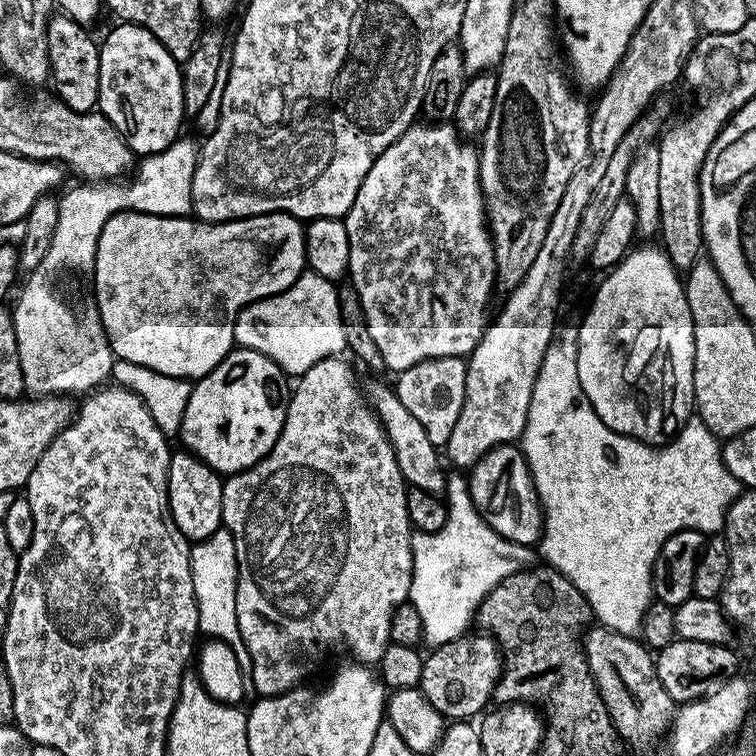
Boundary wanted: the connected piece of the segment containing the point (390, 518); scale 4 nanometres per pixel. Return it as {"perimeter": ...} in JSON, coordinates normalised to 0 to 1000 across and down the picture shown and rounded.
{"perimeter":[[[438,471],[405,489],[389,508],[389,517],[381,526],[378,558],[368,585],[348,603],[335,619],[323,624],[308,624],[296,635],[294,648],[295,697],[310,712],[312,724],[312,811],[315,833],[320,839],[323,862],[333,872],[331,878],[331,905],[339,909],[339,921],[372,921],[386,910],[401,906],[407,888],[423,873],[433,857],[439,857],[444,847],[451,847],[466,861],[464,872],[483,881],[501,880],[505,865],[511,865],[516,851],[516,823],[521,807],[540,794],[545,774],[545,692],[540,688],[540,646],[534,628],[526,622],[526,606],[516,590],[503,556],[487,533],[479,508],[471,504],[471,492],[450,471]]]}

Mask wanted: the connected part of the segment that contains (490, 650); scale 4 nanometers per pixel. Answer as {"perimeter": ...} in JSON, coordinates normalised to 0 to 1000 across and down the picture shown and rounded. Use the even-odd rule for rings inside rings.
{"perimeter":[[[615,839],[607,841],[604,847],[578,852],[570,858],[571,864],[561,868],[556,917],[563,923],[563,929],[569,929],[569,934],[574,934],[574,939],[579,939],[579,944],[585,944],[593,955],[619,955],[634,948],[647,935],[656,914],[656,902],[661,898],[664,869],[656,848],[644,839],[624,840]]]}

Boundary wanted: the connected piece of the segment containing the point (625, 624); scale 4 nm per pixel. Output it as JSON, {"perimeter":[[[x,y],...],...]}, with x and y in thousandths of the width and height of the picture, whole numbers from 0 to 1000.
{"perimeter":[[[757,431],[742,433],[737,438],[730,456],[722,463],[722,471],[717,474],[717,484],[706,505],[706,521],[701,526],[701,542],[690,557],[690,566],[693,566],[690,597],[698,608],[698,619],[704,623],[704,636],[710,653],[714,655],[714,669],[720,675],[720,706],[714,712],[712,729],[725,739],[721,742],[729,750],[737,751],[745,762],[750,762],[754,770],[759,770],[759,775],[775,791],[775,796],[783,803],[787,819],[795,827],[823,840],[840,843],[848,835],[857,800],[865,794],[862,745],[870,738],[881,712],[909,698],[917,698],[933,706],[951,705],[956,700],[964,669],[979,657],[981,642],[976,638],[976,632],[971,632],[971,627],[966,627],[966,622],[960,622],[954,583],[923,553],[911,554],[910,560],[877,590],[851,587],[847,582],[836,581],[835,577],[824,577],[807,569],[802,558],[796,558],[796,553],[791,553],[791,548],[780,537],[770,516],[770,505],[765,505],[765,458],[762,456],[762,434]]]}

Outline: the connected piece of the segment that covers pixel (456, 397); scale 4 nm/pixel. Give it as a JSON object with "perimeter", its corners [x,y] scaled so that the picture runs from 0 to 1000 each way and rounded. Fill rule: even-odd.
{"perimeter":[[[591,471],[590,474],[569,474],[542,484],[542,489],[528,493],[522,499],[524,524],[553,553],[554,561],[569,574],[569,585],[582,595],[589,591],[601,569],[601,558],[606,558],[606,548],[611,548],[611,537],[616,526],[616,489],[619,478],[612,471]]]}

